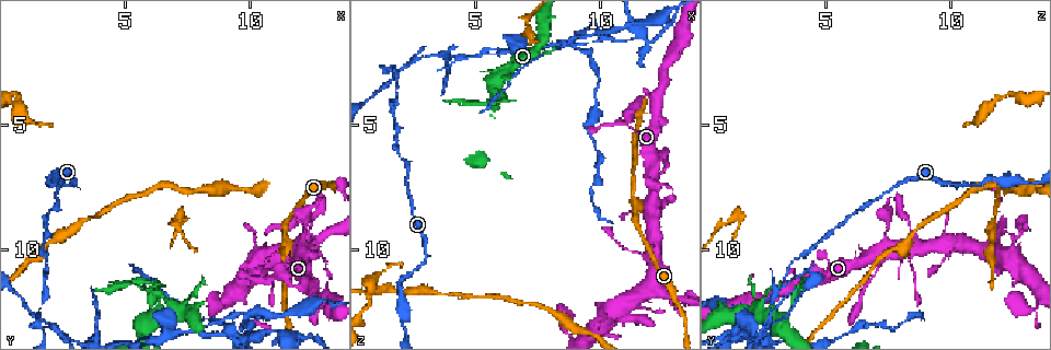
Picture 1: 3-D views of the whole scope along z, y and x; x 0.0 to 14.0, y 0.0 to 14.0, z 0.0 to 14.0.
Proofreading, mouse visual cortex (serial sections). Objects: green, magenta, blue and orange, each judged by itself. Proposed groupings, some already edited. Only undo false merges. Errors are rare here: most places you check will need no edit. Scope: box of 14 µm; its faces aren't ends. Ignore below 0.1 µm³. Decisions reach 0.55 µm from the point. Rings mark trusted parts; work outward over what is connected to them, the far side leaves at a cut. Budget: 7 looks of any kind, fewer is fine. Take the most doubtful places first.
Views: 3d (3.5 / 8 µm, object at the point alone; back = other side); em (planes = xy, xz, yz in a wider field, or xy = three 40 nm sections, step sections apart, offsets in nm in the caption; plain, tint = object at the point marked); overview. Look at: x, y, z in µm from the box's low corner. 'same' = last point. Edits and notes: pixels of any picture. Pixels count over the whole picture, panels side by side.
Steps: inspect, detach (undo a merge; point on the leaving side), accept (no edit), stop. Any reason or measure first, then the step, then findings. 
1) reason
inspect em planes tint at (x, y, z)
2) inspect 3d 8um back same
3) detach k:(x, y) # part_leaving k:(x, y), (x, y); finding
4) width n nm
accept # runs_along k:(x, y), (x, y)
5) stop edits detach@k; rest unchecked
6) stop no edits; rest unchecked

a narrow waist
inspect 3d 3.5um at (6.1, 11.5, 4.0)

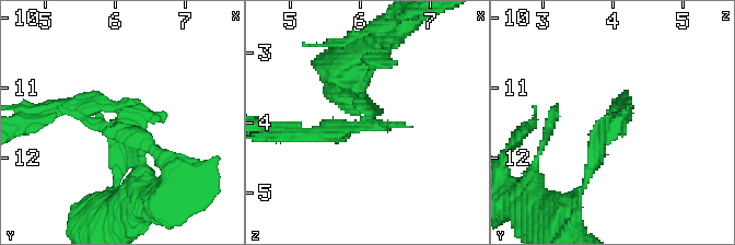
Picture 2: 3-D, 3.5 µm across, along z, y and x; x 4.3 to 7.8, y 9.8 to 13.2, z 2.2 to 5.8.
inspect em xy step 5 tint at (6.15, 11.35, 3.95)

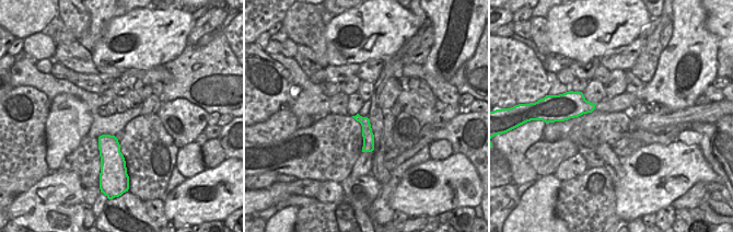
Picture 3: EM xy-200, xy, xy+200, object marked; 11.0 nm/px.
accept # runs_along 2:(117, 183), (124, 115), (59, 108); continuous, no second cell

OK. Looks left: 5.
arms run side by side
inspect 3d 8um at (11.7, 13.1, 4.7)

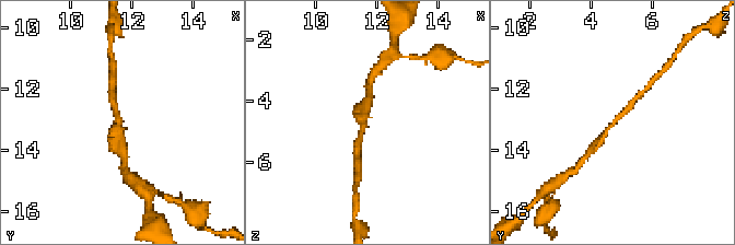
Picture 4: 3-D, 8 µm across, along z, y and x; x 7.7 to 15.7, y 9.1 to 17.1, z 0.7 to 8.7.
inspect em xy step 1 tint at (11.5, 13.1, 4.8)

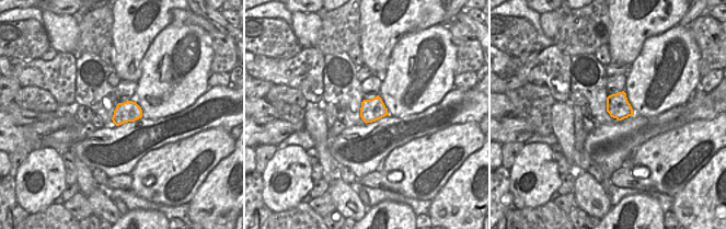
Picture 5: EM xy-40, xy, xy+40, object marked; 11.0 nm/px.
width 240 nm
accept # runs_along 4:(637, 97), (609, 127), (594, 148); one cell here

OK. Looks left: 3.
four-way junction
inspect 3d 3.5um at (12.1, 10.0, 7.3)

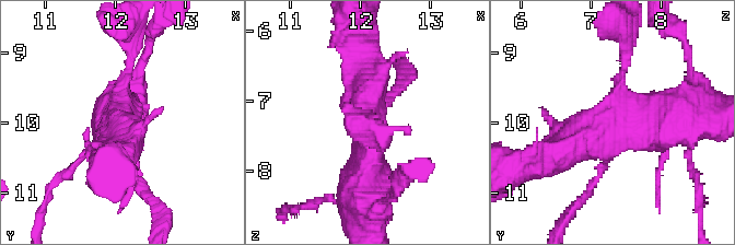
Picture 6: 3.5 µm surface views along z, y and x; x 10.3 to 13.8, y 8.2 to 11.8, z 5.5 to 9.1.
inspect em xy step 2 tint at (12.05, 10.00, 7.20)

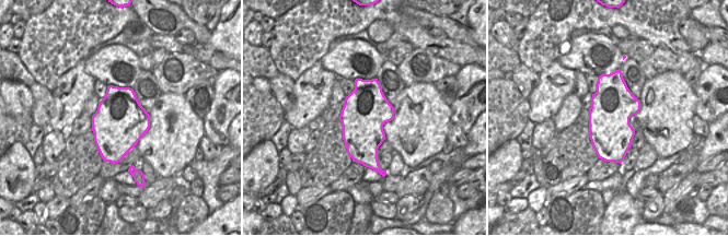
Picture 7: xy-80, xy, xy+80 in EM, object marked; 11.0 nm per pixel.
accept # runs_along 6:(531, 166), (604, 119), (663, 119); continuous, no second cell

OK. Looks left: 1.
stop no edits; rest unchecked

